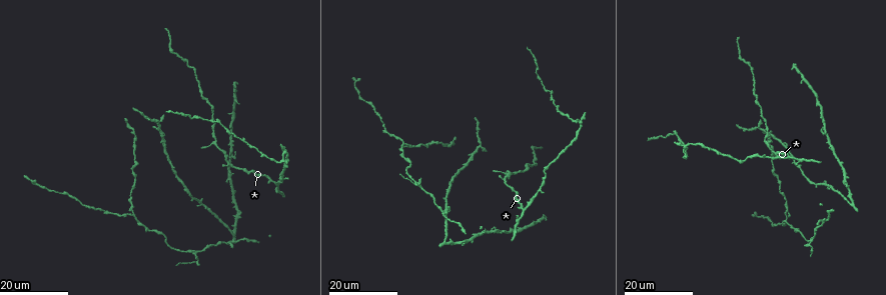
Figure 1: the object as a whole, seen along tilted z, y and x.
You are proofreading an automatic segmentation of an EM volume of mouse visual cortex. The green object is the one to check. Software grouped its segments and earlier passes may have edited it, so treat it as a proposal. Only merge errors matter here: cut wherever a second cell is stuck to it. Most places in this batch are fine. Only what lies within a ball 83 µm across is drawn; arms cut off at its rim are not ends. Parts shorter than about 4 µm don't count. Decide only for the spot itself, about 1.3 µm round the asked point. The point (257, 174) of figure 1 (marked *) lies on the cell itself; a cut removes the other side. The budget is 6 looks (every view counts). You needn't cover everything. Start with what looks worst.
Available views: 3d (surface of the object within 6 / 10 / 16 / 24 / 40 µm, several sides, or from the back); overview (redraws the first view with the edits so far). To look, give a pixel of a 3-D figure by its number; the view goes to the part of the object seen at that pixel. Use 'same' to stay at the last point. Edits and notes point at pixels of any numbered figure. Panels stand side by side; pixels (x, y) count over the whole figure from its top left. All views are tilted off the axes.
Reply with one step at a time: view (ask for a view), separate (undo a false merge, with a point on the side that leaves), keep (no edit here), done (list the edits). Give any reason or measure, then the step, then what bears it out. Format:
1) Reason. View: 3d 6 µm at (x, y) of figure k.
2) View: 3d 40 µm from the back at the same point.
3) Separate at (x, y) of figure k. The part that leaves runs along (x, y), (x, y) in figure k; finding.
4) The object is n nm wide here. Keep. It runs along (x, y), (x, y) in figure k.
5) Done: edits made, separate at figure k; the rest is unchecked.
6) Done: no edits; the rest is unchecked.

View: 3d 24 µm at (416, 185) of figure 1.

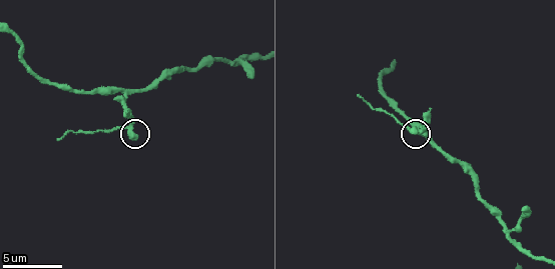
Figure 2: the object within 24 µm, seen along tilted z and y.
View: 3d 10 µm at (128, 127) of figure 2.

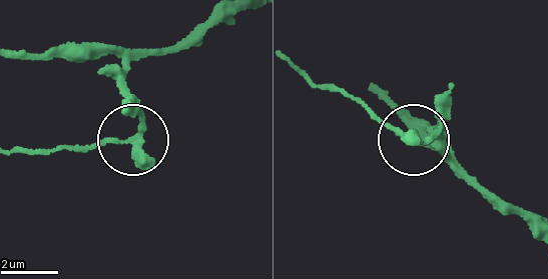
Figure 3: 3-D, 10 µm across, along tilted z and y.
3 arms meet here. Keep. It runs along (528, 226), (449, 160), (444, 127), (400, 135), (362, 103) in figure 3; continuous, no second cell.

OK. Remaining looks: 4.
Arms part here. View: 3d 16 µm at (214, 142) of figure 1.

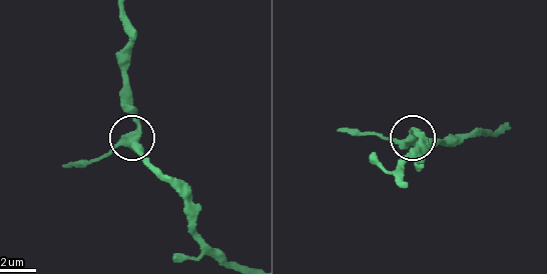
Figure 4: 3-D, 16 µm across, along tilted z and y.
View: 3d 6 µm at (127, 136) of figure 4.

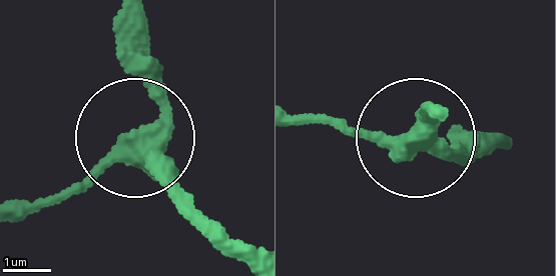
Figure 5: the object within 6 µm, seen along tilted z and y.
3 arms meet here. Keep. It runs along (250, 258), (140, 146), (156, 101), (150, 21) in figure 5; one cell here.

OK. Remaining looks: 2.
Side arm on a straight run. View: 3d 16 µm at (787, 218) of figure 1.

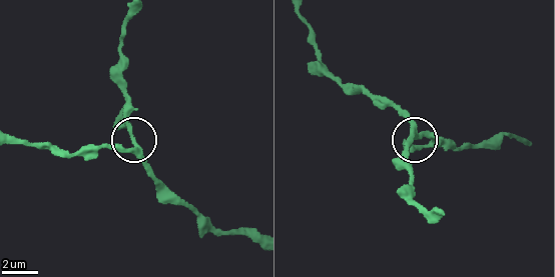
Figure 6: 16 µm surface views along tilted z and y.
Closer look. View: 3d 6 µm at (137, 148) of figure 6.

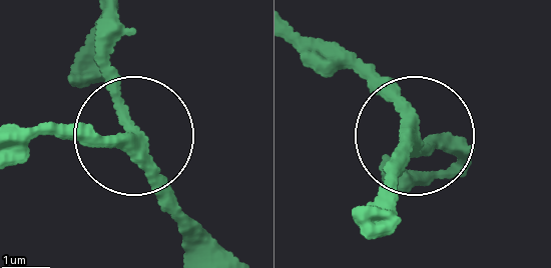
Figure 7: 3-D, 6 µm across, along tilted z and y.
Keep. Continuous, no second cell.

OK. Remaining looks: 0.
Done: no edits; the rest is unchecked.

